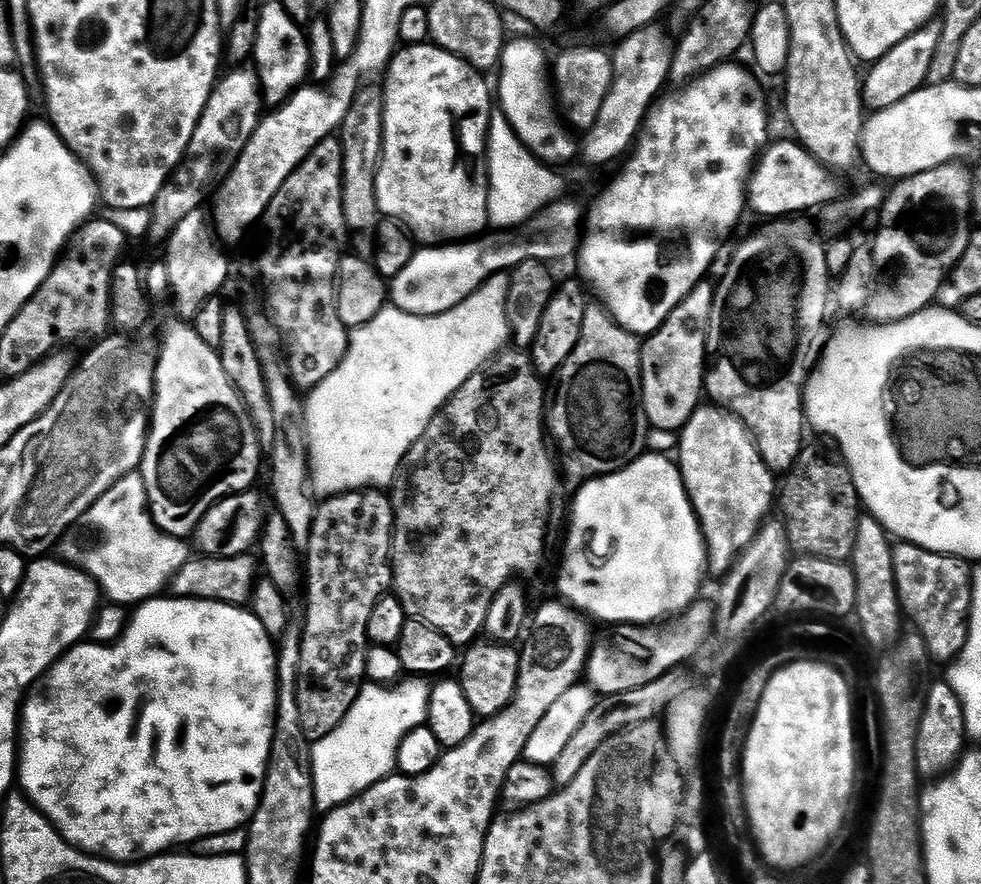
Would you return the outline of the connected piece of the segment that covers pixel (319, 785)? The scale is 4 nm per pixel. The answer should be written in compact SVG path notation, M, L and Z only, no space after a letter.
M404 678L395 686L365 683L344 721L330 730L326 738L312 744L312 785L321 813L361 796L370 786L397 771L397 756L403 739L408 732L428 723L431 693L429 681L424 678Z

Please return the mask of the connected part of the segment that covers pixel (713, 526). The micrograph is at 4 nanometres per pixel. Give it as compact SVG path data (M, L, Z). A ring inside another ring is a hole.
M701 406L696 409L690 422L686 422L686 426L679 433L679 456L680 477L684 479L684 489L700 520L700 528L704 532L704 542L708 545L707 567L709 569L717 568L720 574L727 573L741 552L748 547L748 543L760 532L761 524L769 519L768 511L772 508L772 495L775 492L777 495L778 492L777 477L766 466L747 426L733 412L719 406Z

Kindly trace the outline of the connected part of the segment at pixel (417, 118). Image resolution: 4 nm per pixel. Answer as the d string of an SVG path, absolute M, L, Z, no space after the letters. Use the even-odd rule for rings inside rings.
M425 42L401 47L388 64L383 80L384 150L376 172L381 213L404 225L424 246L443 246L479 237L489 227L486 153L494 92L488 89L484 81L487 79L462 58Z

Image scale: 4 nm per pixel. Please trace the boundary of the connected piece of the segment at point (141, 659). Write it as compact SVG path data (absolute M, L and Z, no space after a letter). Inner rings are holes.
M153 598L144 601L131 613L128 627L125 628L120 639L114 644L94 644L91 642L81 642L75 648L65 652L43 676L38 683L29 691L22 705L22 735L18 740L18 784L22 787L23 795L27 796L36 809L56 827L56 831L73 844L81 852L95 854L101 858L115 860L117 862L139 862L145 858L151 858L167 853L175 844L185 844L191 846L196 840L206 838L208 835L222 834L223 831L243 828L252 819L256 812L256 807L260 801L260 795L264 789L264 779L268 769L268 759L270 758L270 746L274 738L274 726L276 725L276 654L277 645L273 637L268 635L268 631L258 622L258 618L247 607L235 604L223 604L217 600L181 600L179 598Z

